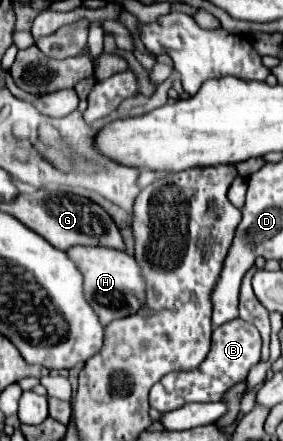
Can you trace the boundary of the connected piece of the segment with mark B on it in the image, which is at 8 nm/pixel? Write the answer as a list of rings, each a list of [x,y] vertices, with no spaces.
[[[235,318],[219,328],[213,330],[211,350],[205,362],[195,372],[171,372],[163,376],[149,392],[149,404],[151,408],[159,412],[171,412],[181,408],[189,402],[221,402],[227,390],[231,390],[235,384],[245,382],[249,370],[259,362],[261,354],[261,336],[259,330],[255,330],[251,324],[243,322],[241,318]]]

